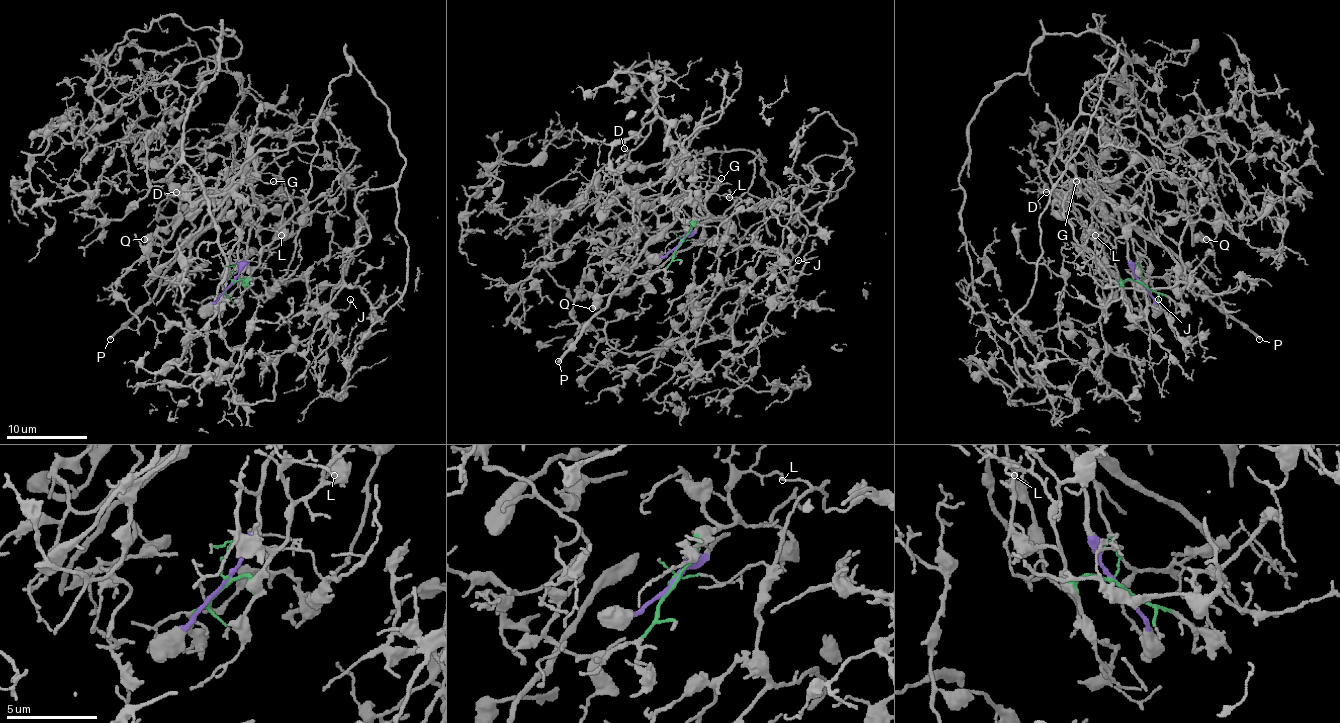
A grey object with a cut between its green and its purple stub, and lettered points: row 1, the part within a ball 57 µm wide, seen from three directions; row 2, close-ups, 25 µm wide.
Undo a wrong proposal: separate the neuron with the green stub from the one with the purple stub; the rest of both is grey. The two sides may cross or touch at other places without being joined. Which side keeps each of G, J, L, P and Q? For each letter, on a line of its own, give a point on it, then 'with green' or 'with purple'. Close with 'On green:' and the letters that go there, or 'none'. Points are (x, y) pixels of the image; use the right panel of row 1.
G: at (1076, 181); with purple
J: at (1158, 299); with green
L: at (1095, 235); with green
P: at (1259, 339); with purple
Q: at (1206, 239); with purple
On green: J, L

